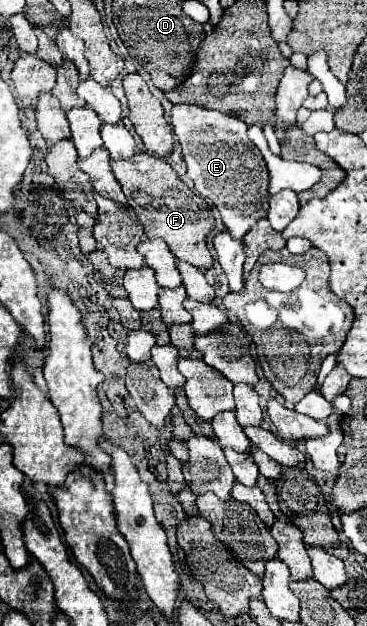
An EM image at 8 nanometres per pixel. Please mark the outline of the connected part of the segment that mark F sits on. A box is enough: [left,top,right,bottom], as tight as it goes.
[110,153,214,269]

